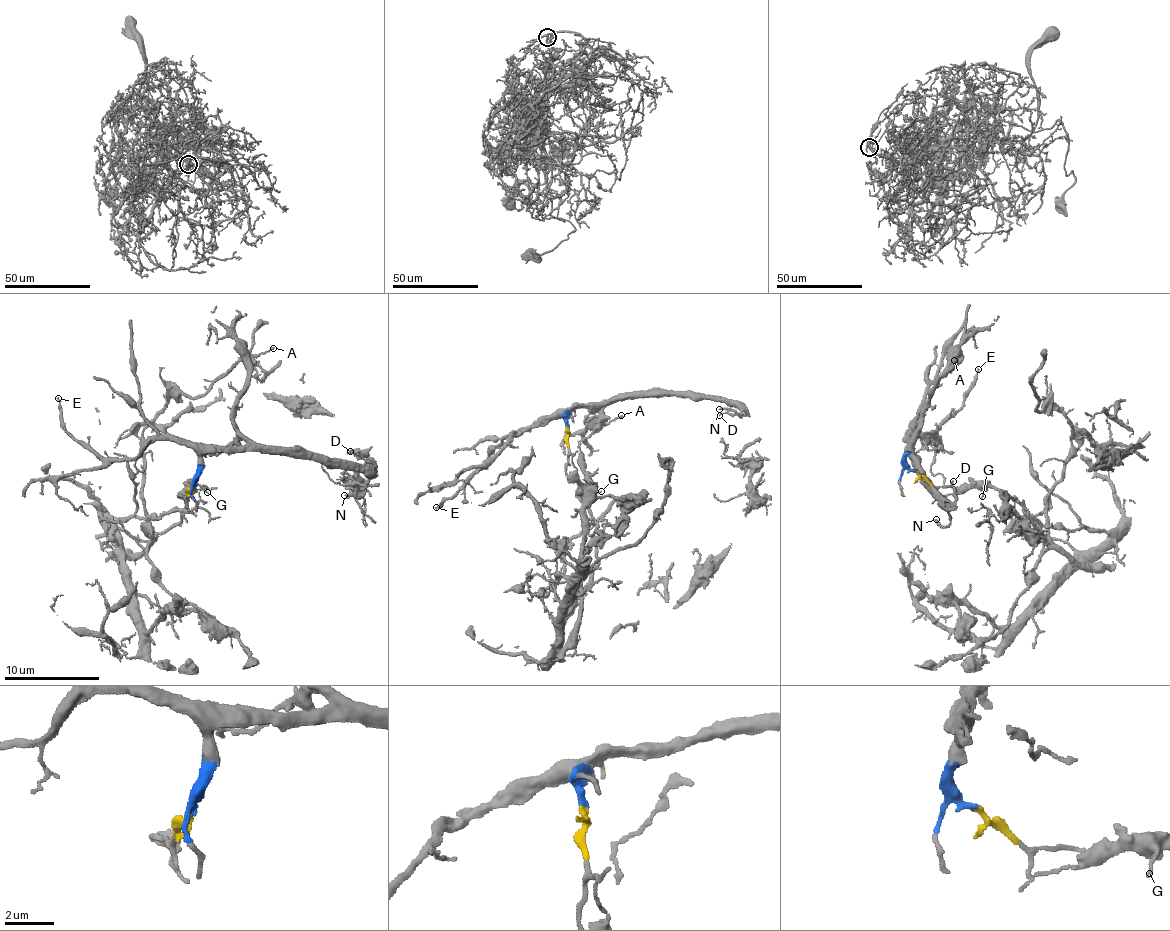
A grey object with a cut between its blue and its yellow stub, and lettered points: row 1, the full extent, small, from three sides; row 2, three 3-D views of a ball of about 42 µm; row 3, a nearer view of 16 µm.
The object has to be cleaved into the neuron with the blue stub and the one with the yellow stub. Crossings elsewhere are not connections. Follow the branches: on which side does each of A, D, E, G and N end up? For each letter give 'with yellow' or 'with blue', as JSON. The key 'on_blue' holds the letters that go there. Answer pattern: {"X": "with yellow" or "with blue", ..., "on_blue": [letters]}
{"A": "with blue", "D": "with blue", "E": "with blue", "G": "with yellow", "N": "with blue", "on_blue": ["A", "D", "E", "N"]}

